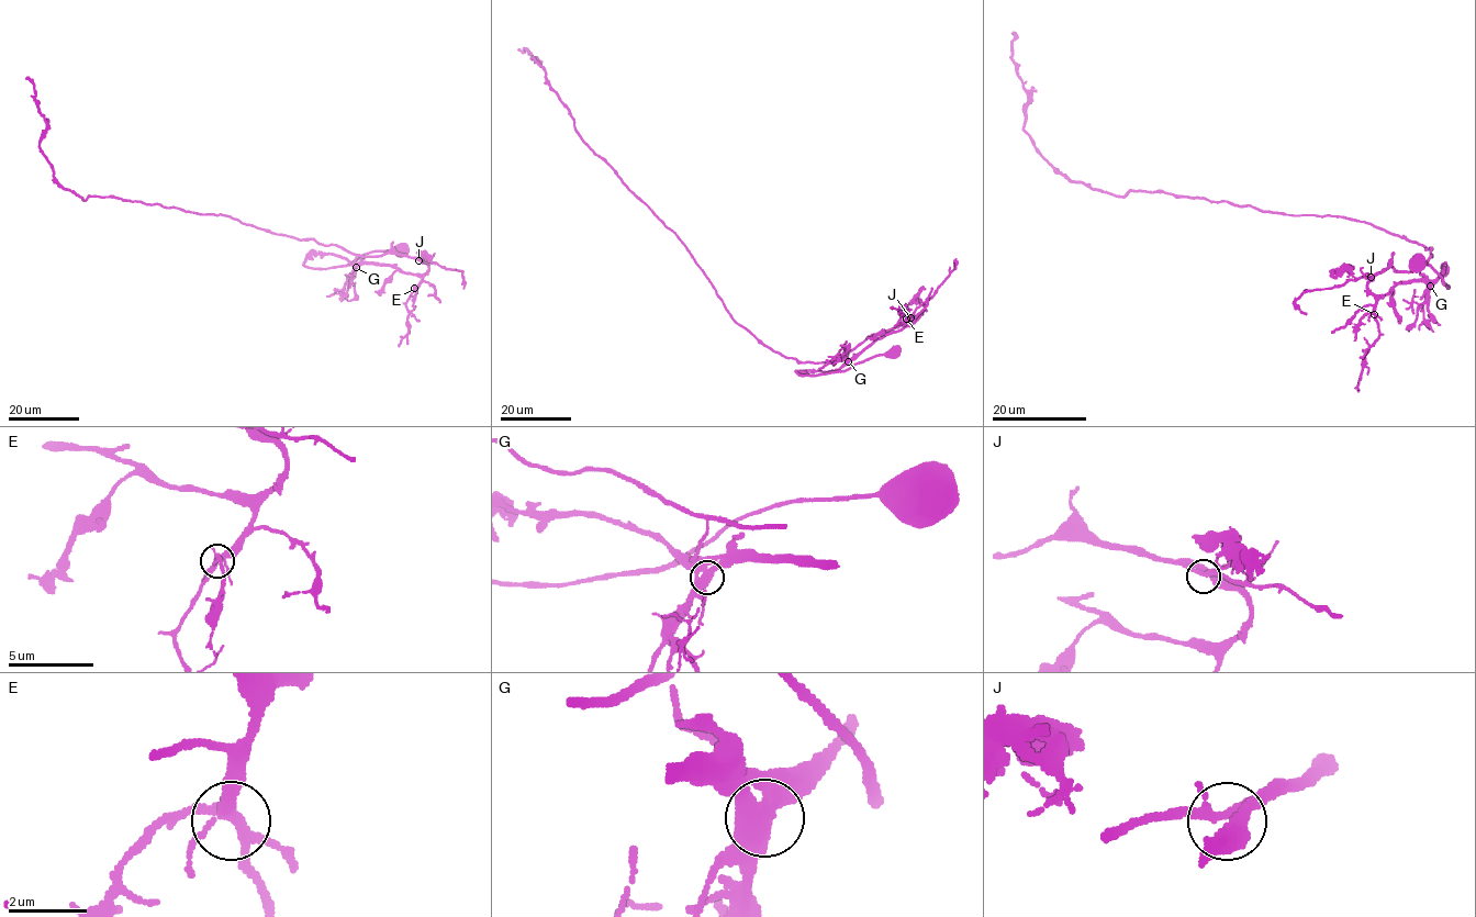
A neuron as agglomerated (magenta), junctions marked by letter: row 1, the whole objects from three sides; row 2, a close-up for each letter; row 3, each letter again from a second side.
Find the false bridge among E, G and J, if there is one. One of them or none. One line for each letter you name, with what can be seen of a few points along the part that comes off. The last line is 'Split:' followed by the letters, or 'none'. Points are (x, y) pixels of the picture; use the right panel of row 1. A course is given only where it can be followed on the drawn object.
G: Course of the part to remove: (1430, 286), (1367, 288), (1432, 257), (1373, 225), (1070, 181), (1024, 129), (1013, 33)
Split: G

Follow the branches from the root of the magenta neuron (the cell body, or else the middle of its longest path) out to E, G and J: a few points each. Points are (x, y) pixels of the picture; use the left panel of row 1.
E: (402, 249), (373, 250), (326, 268), (303, 264), (312, 252), (390, 264), (417, 274), (422, 280), (414, 288)
G: (402, 249), (373, 250), (346, 265), (326, 268), (303, 264), (314, 252), (344, 257), (356, 267)
J: (402, 249), (373, 250), (326, 268), (303, 264), (312, 252), (353, 264), (357, 255), (388, 253), (418, 260)

